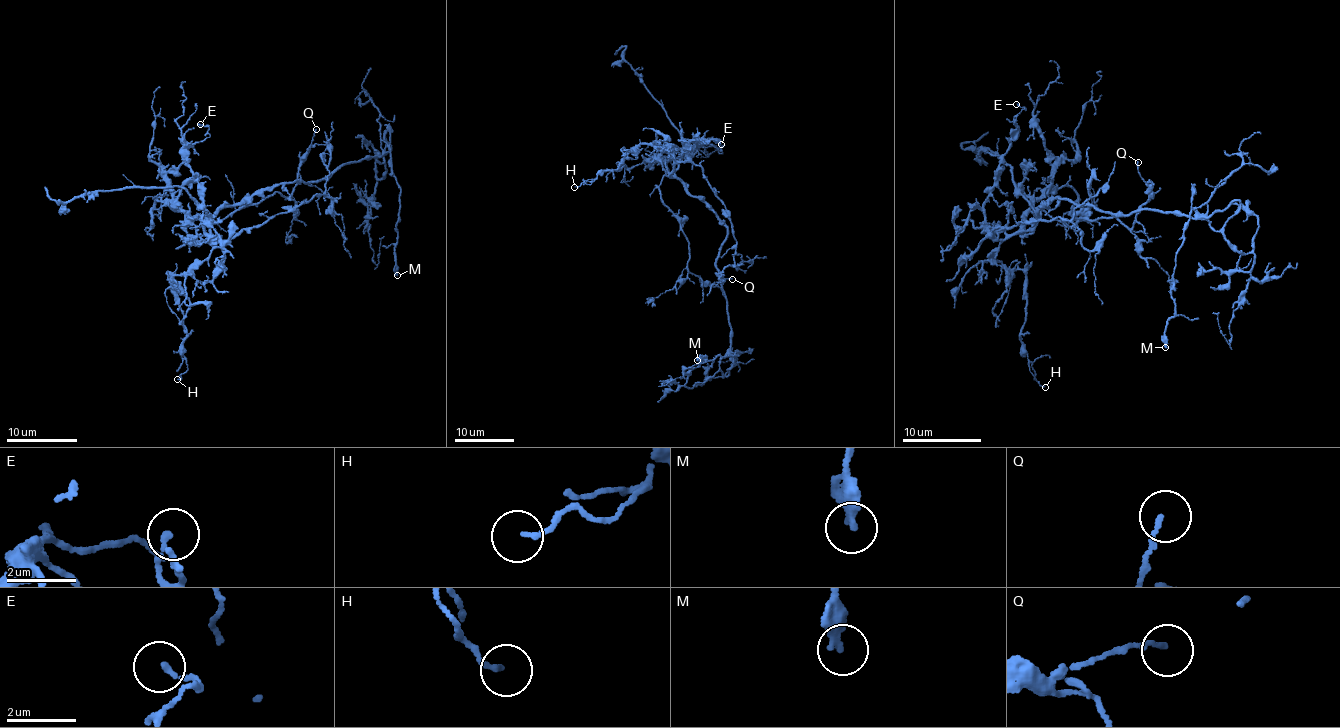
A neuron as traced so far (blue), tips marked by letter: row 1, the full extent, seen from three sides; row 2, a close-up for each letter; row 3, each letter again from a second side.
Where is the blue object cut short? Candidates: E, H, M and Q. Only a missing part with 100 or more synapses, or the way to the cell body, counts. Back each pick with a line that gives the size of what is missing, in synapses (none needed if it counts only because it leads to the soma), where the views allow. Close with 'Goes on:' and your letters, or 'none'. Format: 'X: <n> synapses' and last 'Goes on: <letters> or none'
Goes on: none

